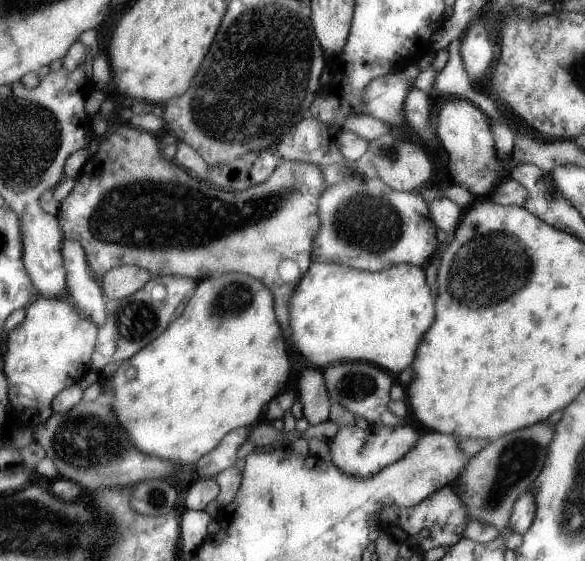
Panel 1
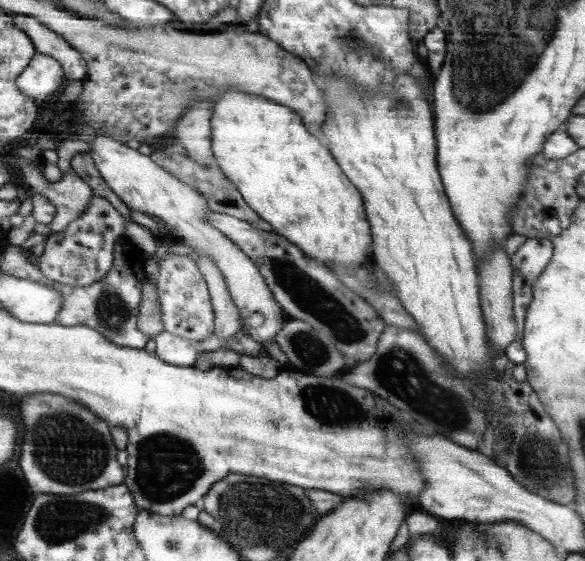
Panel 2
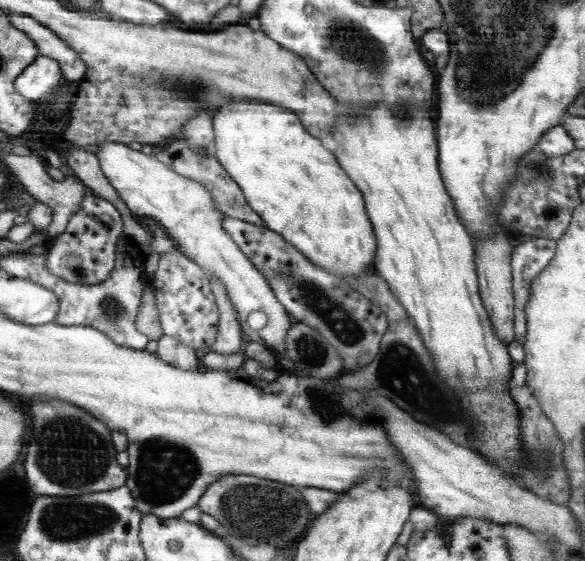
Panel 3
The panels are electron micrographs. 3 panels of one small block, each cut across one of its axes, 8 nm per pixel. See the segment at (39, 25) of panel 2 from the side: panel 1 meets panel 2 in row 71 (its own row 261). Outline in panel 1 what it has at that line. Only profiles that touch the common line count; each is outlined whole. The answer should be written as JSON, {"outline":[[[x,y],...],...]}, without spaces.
{"outline":[[[66,239],[63,256],[71,282],[68,297],[80,312],[90,316],[98,326],[102,325],[107,319],[106,308],[110,298],[93,273],[90,258],[82,242]]]}

